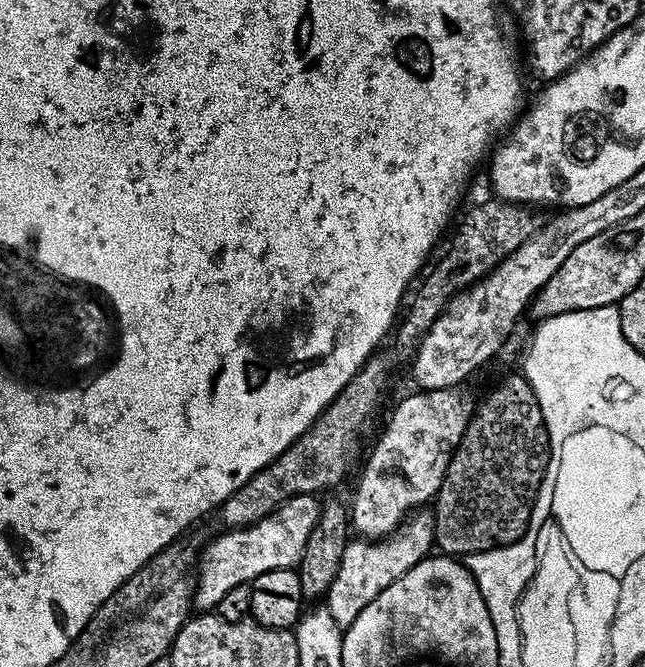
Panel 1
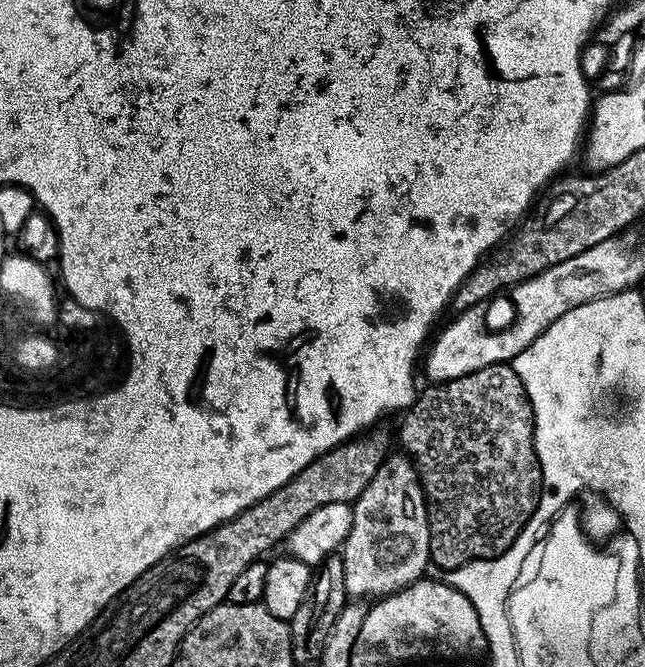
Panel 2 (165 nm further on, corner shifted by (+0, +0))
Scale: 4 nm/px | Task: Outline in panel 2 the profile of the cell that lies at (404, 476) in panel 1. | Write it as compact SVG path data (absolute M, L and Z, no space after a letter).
M389 455L370 486L352 504L354 522L342 555L349 597L383 598L421 579L430 568L430 526L424 485L407 455Z

